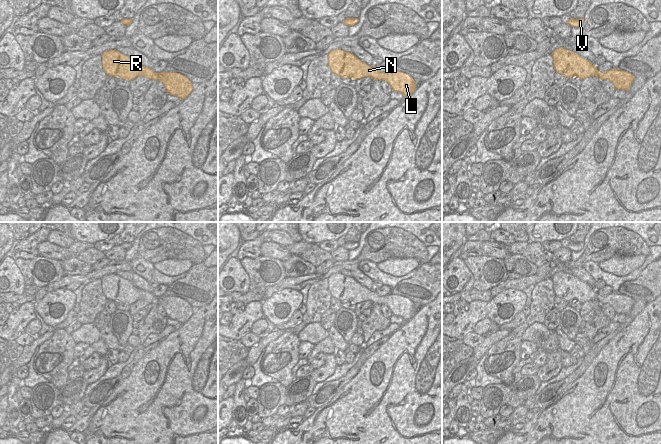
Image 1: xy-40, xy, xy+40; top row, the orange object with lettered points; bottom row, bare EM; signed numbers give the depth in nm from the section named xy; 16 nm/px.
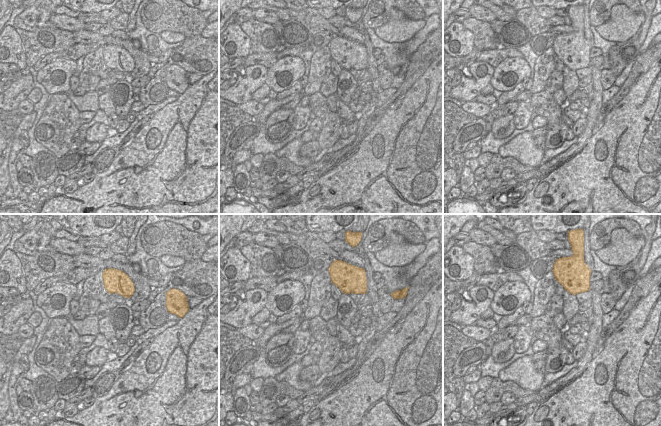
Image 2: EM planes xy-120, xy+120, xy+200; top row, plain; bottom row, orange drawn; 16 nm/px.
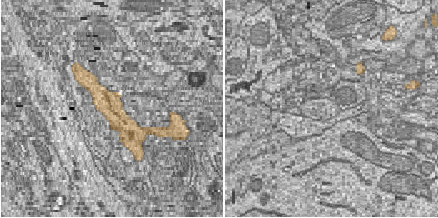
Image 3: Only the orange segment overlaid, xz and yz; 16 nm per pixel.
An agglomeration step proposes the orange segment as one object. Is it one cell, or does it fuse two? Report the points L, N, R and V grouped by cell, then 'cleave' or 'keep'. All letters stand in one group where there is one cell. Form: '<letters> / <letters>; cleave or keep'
L N R V; keep

